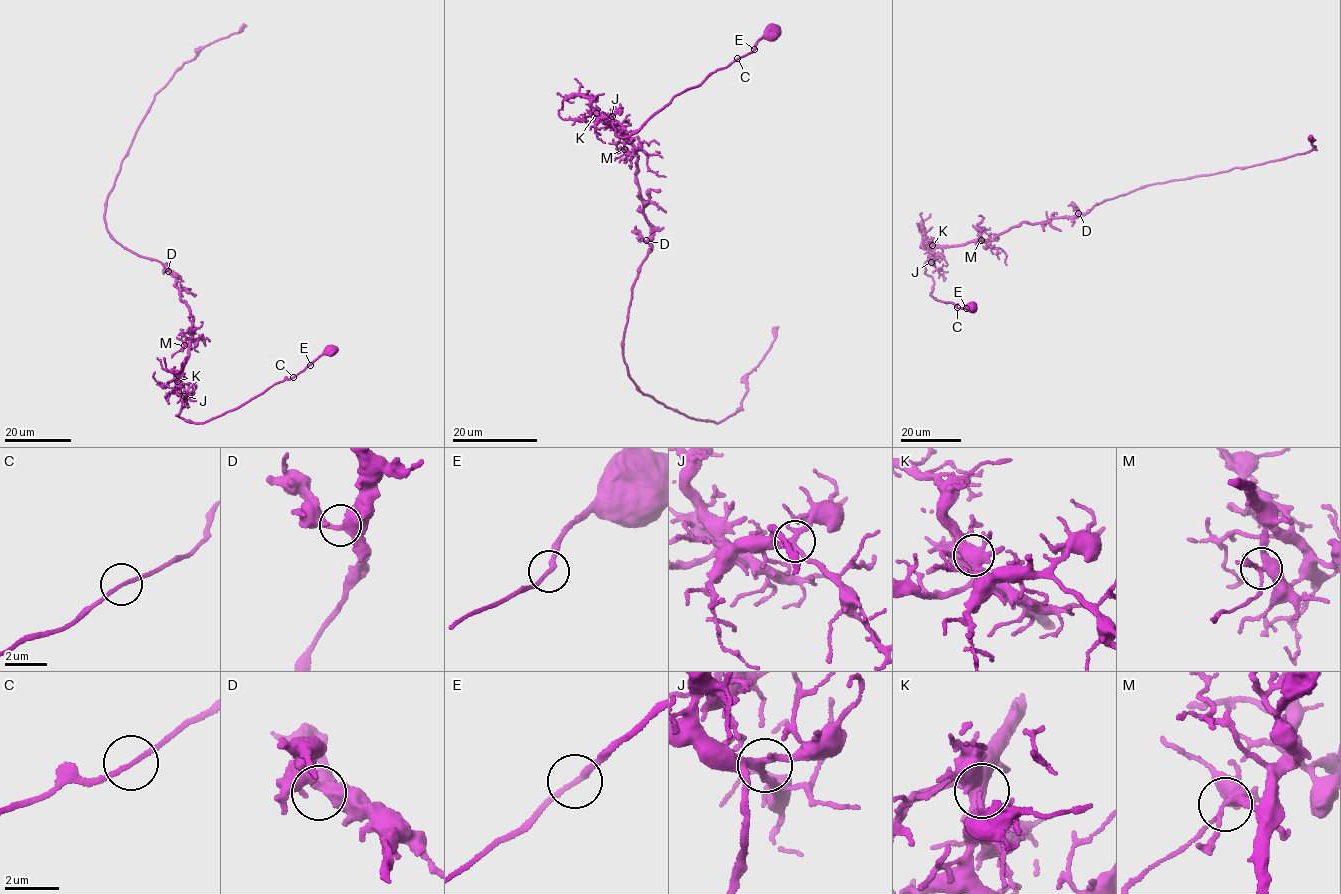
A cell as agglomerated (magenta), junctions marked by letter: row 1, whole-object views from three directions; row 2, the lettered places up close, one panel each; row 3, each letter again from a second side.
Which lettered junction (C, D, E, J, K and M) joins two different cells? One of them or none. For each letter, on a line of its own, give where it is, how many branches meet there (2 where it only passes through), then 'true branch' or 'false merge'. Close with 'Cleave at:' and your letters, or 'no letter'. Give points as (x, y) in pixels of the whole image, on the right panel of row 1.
C: (957, 307) | 2 | true branch
D: (1078, 213) | 2 | true branch
E: (966, 308) | 2 | true branch
J: (931, 262) | 3 | true branch
K: (932, 245) | 1 | true branch
M: (981, 240) | 4 | true branch
Cleave at: no letter

